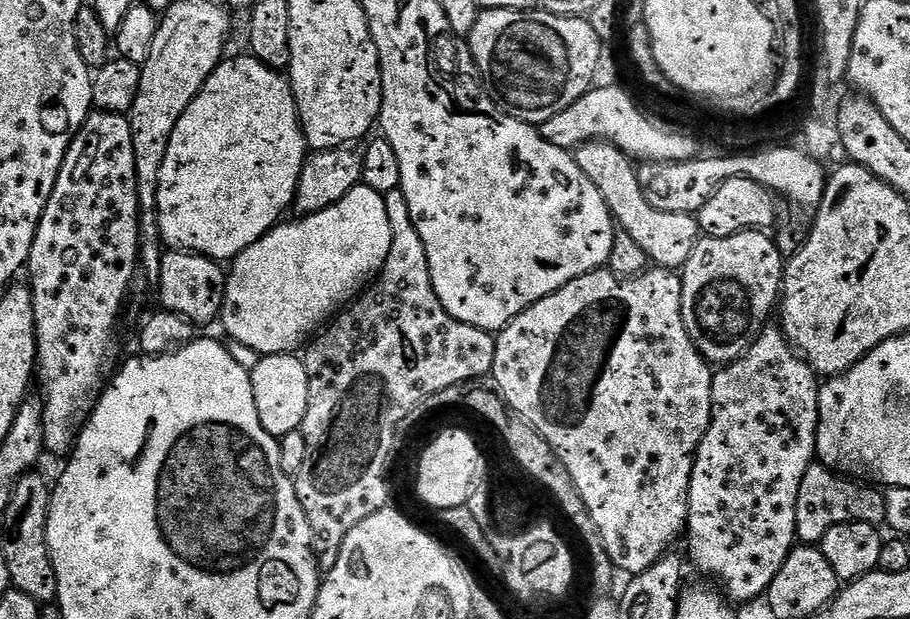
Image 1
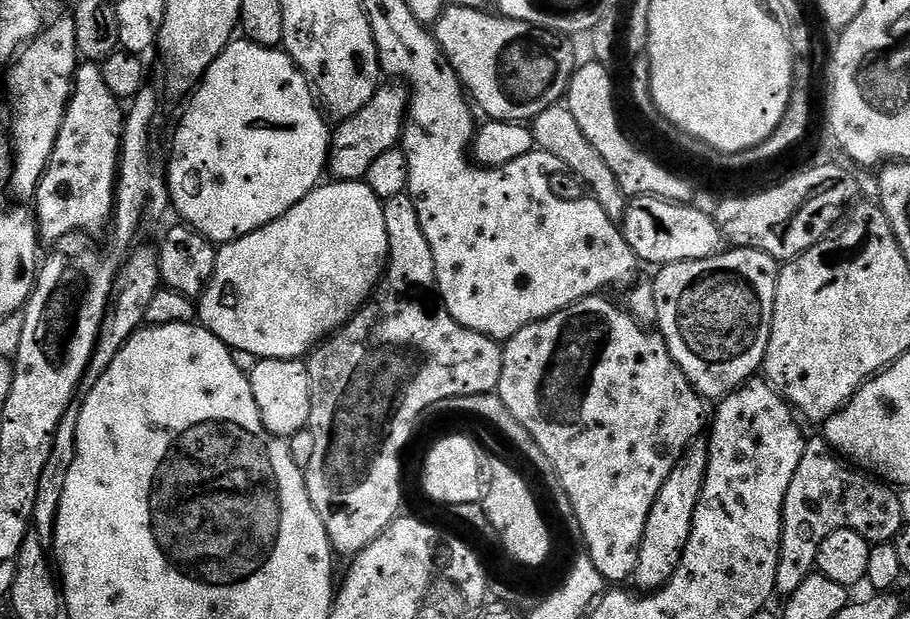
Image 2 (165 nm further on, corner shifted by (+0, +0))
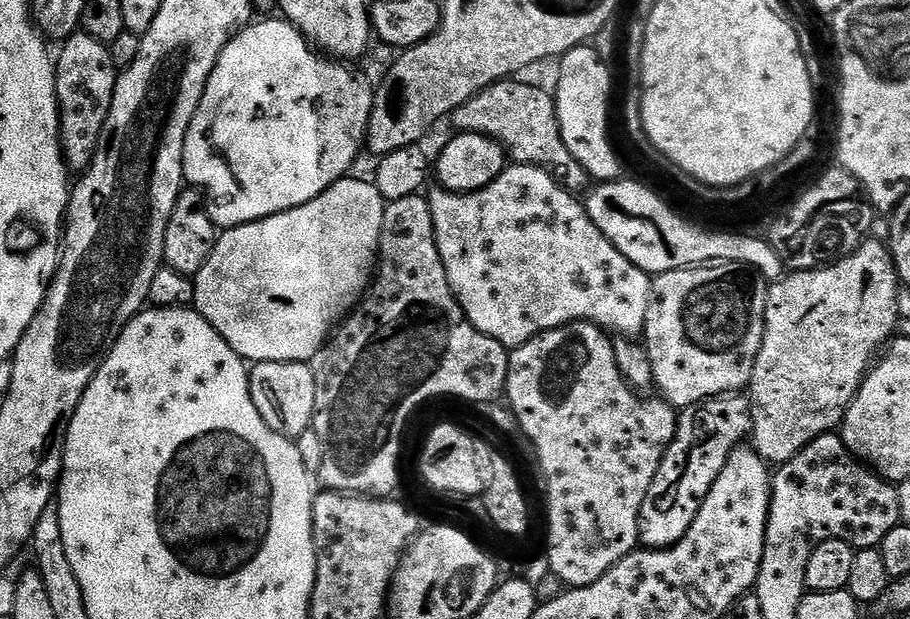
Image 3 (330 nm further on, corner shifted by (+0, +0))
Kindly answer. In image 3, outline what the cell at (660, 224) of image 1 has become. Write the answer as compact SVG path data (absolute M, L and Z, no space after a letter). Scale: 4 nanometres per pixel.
M509 78L482 89L452 113L451 123L456 123L461 133L473 132L496 140L515 163L535 164L538 168L551 170L569 189L577 190L589 183L588 173L582 170L570 150L566 150L566 142L562 142L553 93L518 81Z

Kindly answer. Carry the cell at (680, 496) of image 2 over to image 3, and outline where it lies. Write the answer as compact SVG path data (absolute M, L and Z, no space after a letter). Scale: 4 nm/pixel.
M729 394L714 396L704 400L701 404L694 404L691 408L683 409L676 422L676 438L666 450L662 462L658 466L658 474L650 486L650 494L646 494L646 502L642 502L640 511L640 544L645 549L671 548L684 535L694 522L706 494L710 494L710 486L722 474L722 466L730 458L734 449L741 447L740 440L752 431L752 401L744 394Z

